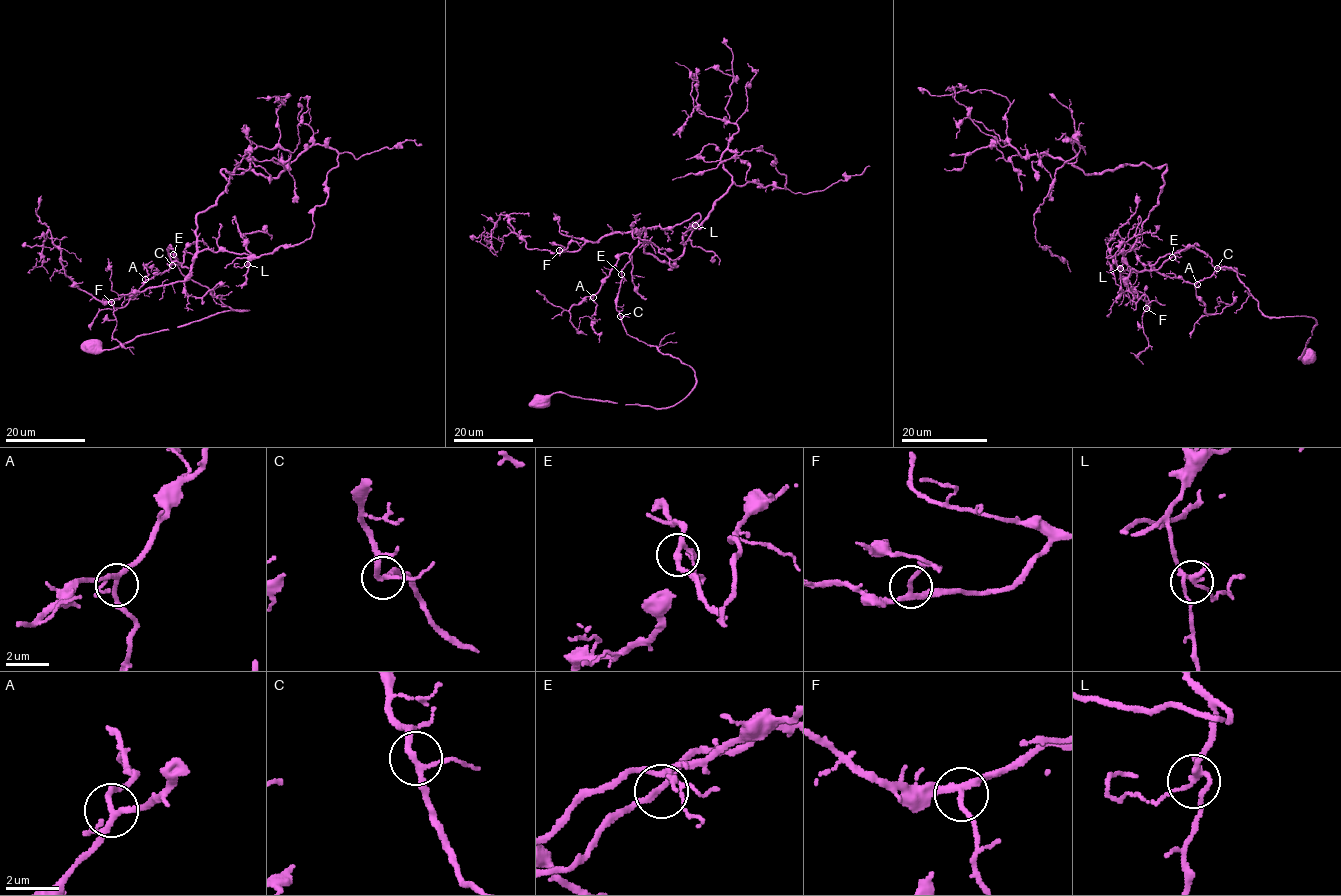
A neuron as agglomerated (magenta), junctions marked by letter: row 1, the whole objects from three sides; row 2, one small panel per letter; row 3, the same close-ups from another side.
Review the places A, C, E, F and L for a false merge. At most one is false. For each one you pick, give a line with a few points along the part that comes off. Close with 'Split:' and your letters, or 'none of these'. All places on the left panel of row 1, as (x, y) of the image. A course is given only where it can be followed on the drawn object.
Split: none of these

